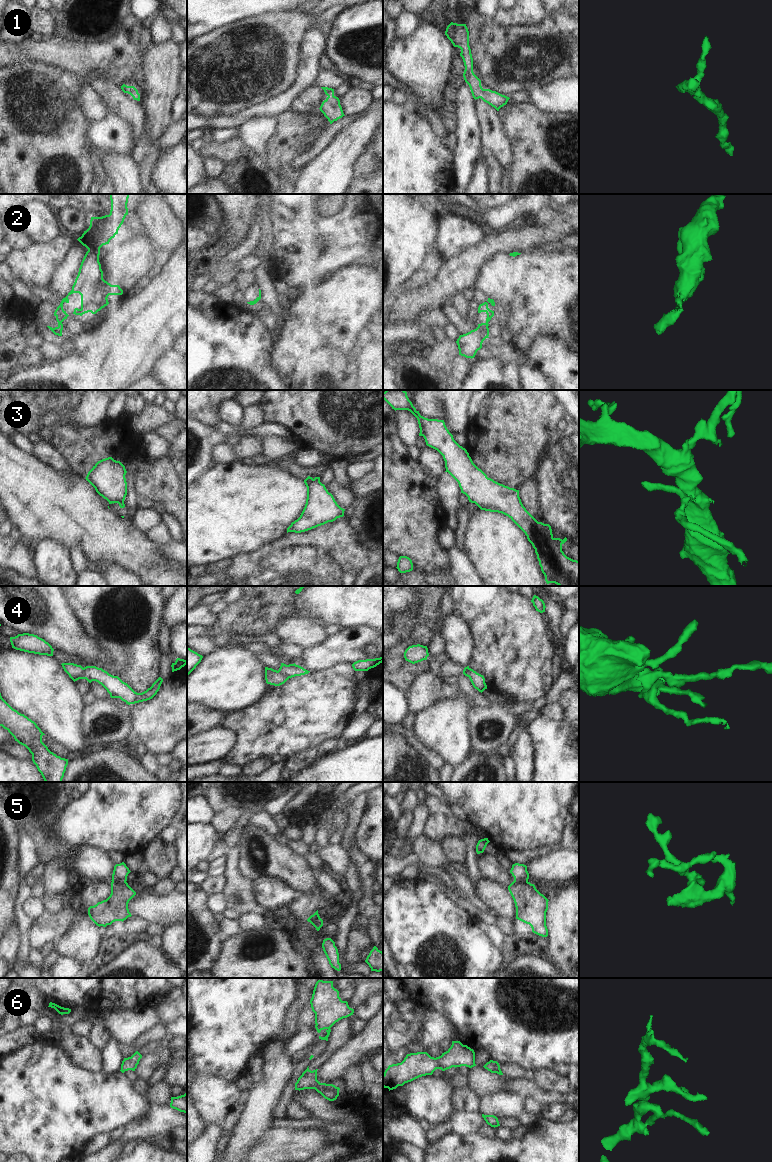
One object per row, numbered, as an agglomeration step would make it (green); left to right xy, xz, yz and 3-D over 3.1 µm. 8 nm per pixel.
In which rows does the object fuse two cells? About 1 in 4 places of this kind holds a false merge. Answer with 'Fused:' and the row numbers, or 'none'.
Fused: 3, 4, 5

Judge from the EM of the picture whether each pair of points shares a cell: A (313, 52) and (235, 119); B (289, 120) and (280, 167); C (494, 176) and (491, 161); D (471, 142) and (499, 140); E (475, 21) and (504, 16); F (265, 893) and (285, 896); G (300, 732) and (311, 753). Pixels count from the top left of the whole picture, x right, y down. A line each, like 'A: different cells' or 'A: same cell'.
A: same cell
B: same cell
C: same cell
D: different cells
E: different cells
F: same cell
G: different cells

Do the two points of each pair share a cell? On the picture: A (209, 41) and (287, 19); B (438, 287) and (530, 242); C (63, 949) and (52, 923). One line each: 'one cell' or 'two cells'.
A: one cell
B: one cell
C: two cells

